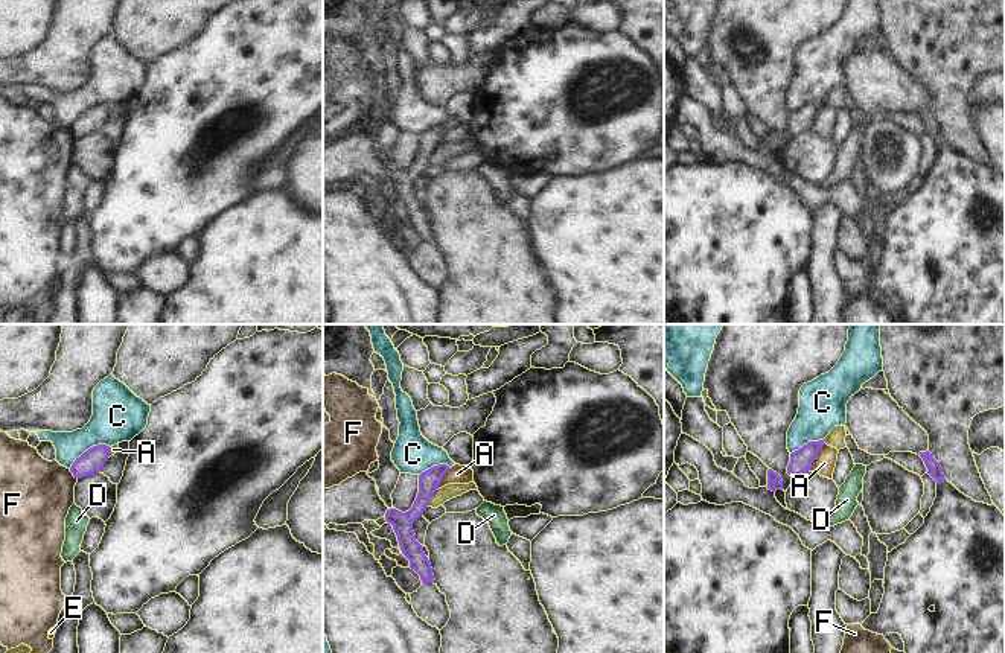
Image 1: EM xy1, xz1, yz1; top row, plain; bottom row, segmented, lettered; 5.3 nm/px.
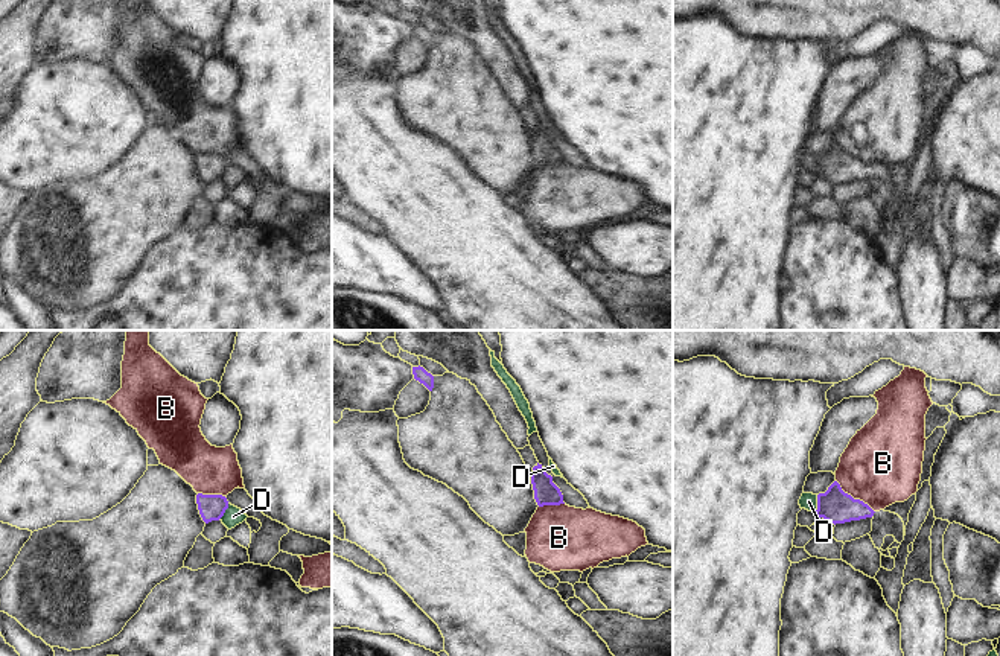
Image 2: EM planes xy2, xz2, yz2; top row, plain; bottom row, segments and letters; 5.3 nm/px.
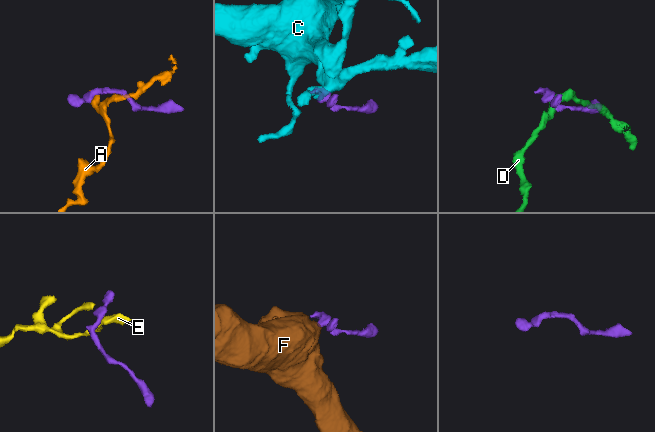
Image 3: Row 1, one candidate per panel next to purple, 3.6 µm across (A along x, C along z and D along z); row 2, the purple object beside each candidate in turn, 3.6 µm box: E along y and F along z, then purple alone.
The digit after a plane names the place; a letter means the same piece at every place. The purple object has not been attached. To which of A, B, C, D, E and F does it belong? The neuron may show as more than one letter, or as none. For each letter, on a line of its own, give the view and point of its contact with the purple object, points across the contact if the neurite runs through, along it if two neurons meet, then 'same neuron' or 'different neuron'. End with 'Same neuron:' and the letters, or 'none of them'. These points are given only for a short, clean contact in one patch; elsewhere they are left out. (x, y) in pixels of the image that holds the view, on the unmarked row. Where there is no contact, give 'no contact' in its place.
A: contact yz1 (815, 114); border yz1 (824, 102), (809, 128); different neuron
B: contact yz2 (853, 157); border yz2 (836, 139), (845, 151), (862, 159), (874, 171); different neuron
C: contact xy1 (90, 107); border xy1 (110, 105), (90, 105), (69, 127); different neuron
D: contact yz2 (818, 163); border yz2 (818, 154), (818, 166), (813, 171); different neuron
E: contact xz1 (430, 157); border xz1 (436, 148), (427, 165); different neuron
F: contact xy1 (72, 131); border xy1 (69, 128), (76, 137); different neuron
Same neuron: none of them

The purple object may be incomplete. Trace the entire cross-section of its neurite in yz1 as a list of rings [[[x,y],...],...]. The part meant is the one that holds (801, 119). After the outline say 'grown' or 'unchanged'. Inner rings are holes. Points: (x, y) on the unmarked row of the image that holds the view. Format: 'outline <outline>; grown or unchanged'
outline [[[824,99],[819,100],[809,100],[798,110],[790,113],[790,122],[787,125],[787,132],[790,135],[798,135],[807,129],[810,129],[812,122],[816,116],[816,111],[824,105]]]; unchanged

